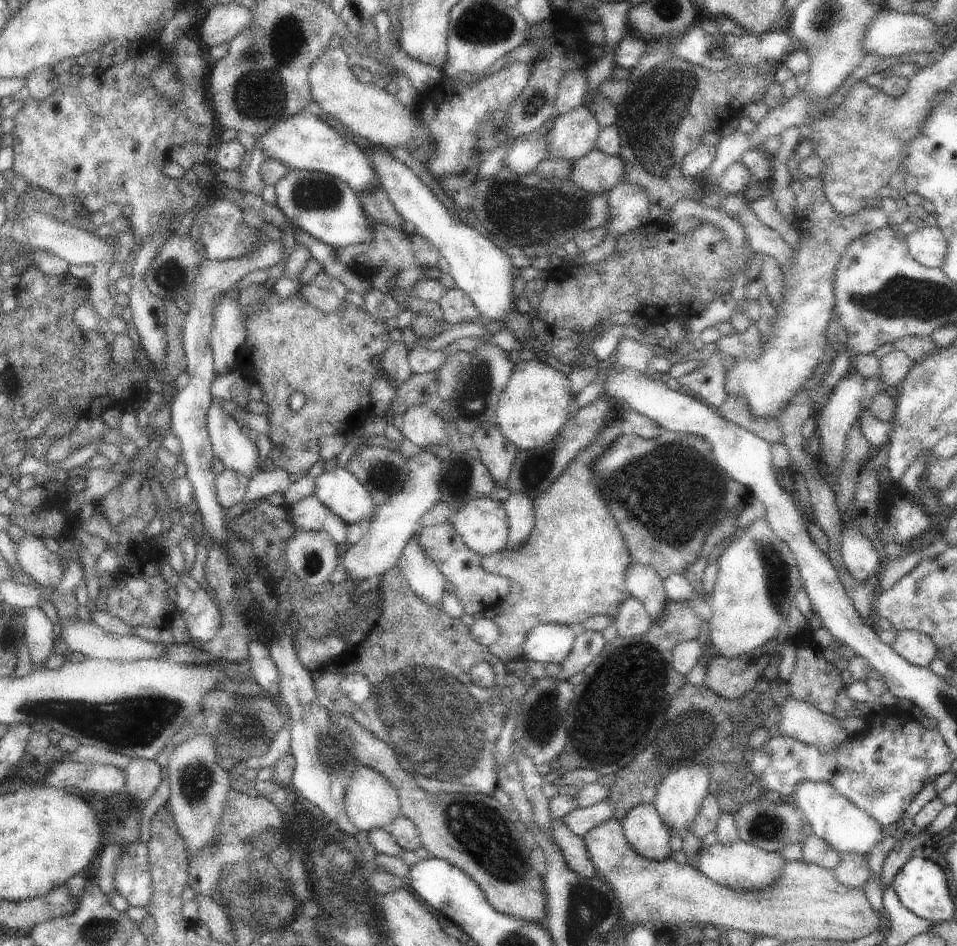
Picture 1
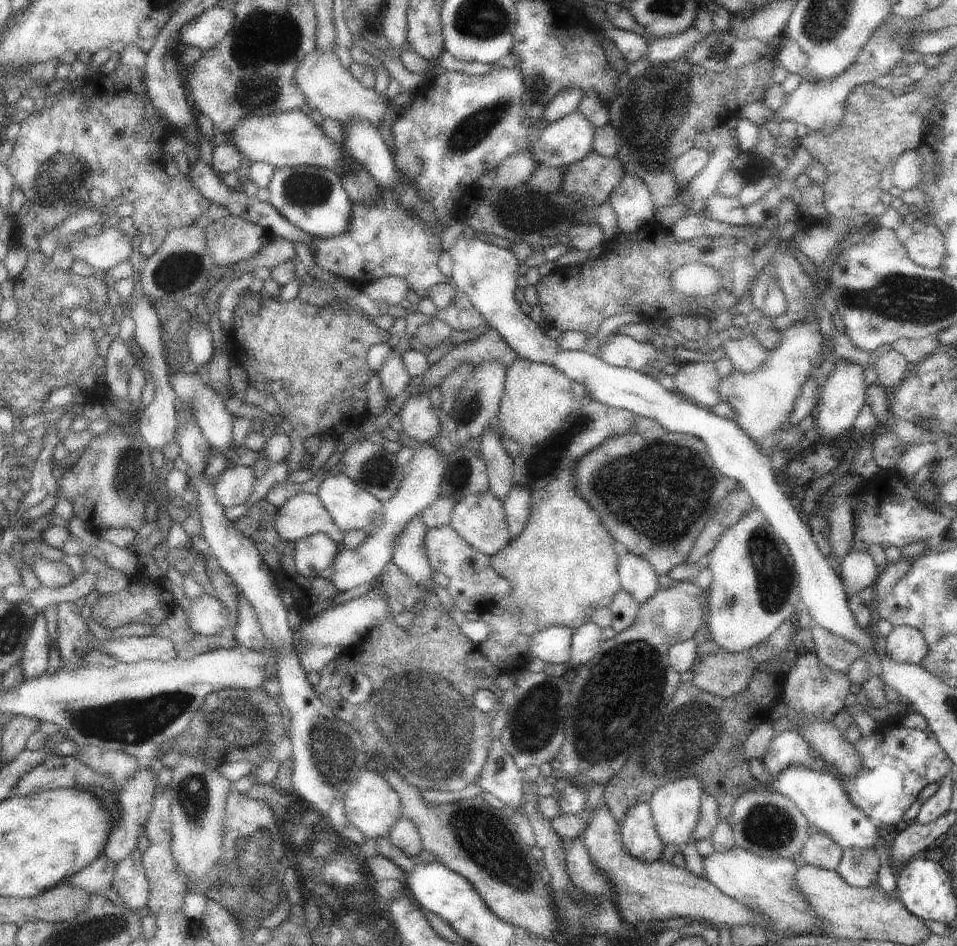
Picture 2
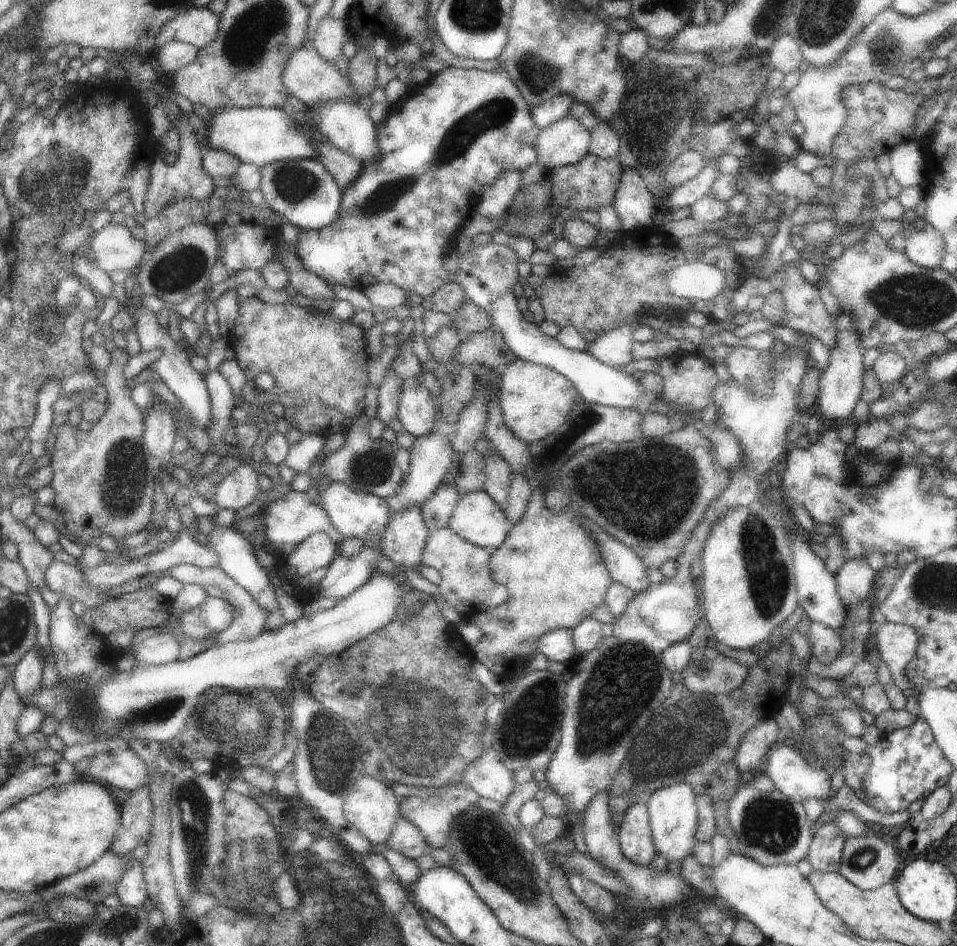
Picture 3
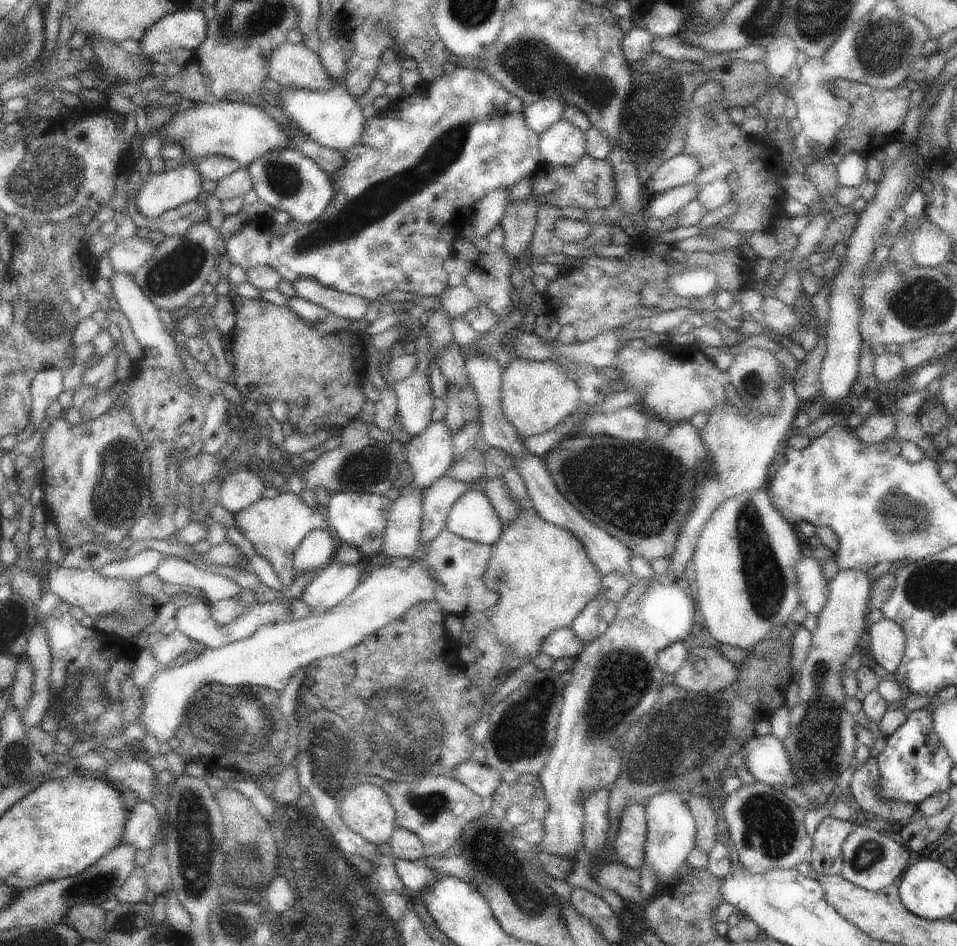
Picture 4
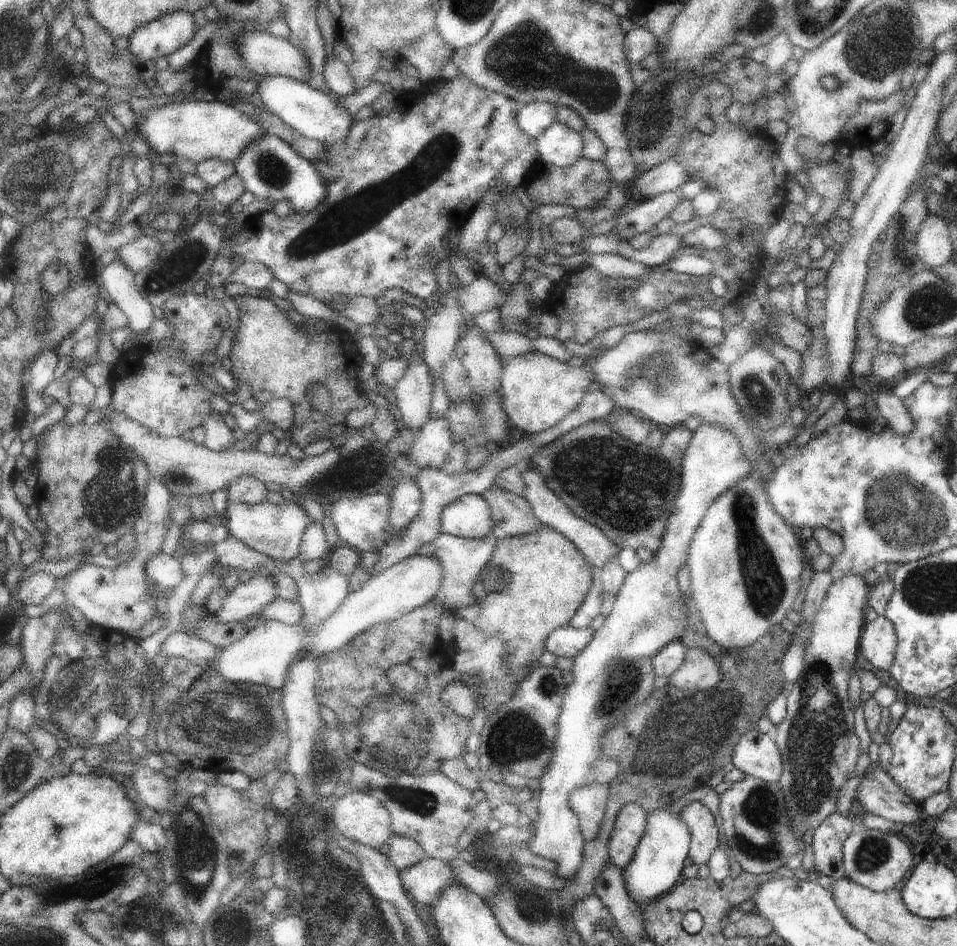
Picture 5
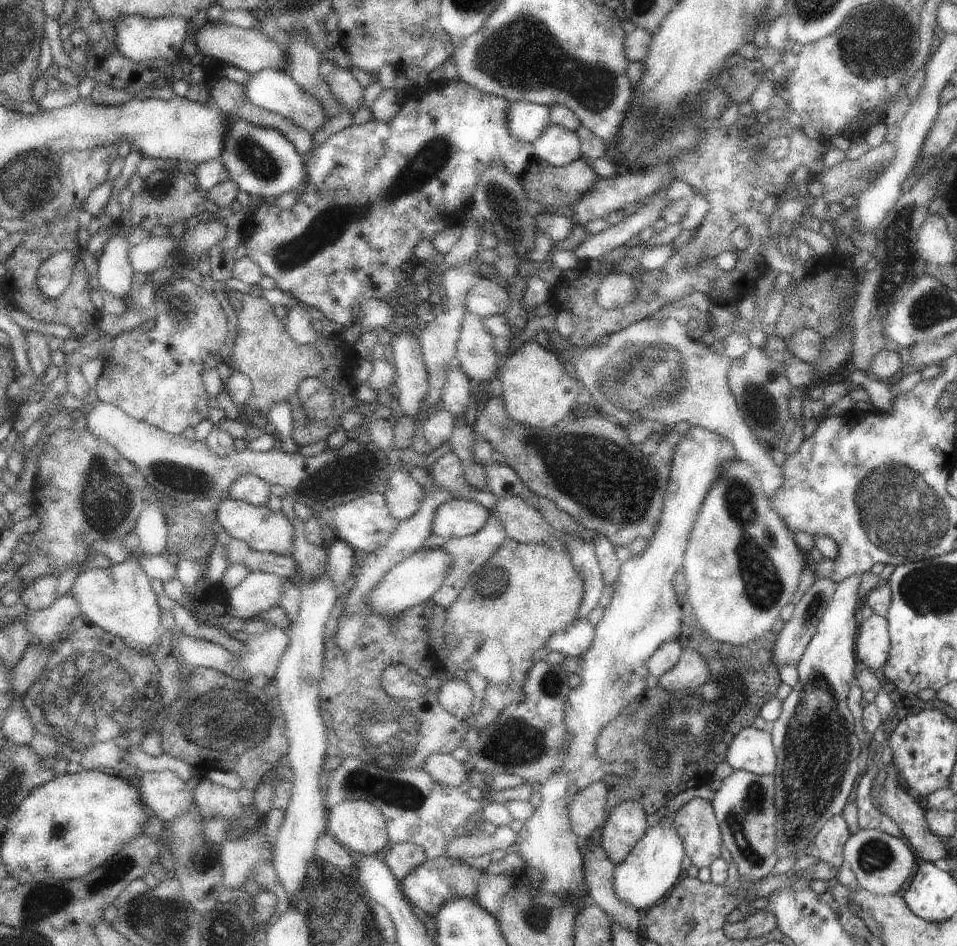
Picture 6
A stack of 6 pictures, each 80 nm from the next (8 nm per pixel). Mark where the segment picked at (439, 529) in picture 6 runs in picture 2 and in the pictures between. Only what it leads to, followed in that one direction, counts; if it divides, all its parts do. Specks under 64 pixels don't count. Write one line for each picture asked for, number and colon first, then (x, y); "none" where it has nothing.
2: (480, 519)
3: (478, 518)
4: (473, 516)
5: (470, 516)

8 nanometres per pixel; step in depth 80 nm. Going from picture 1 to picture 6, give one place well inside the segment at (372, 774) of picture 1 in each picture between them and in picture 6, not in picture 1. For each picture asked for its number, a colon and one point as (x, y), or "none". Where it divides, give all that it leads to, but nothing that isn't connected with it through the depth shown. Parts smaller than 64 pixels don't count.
2: (373, 806)
3: (372, 808)
4: (365, 809)
5: (361, 817)
6: (358, 825)

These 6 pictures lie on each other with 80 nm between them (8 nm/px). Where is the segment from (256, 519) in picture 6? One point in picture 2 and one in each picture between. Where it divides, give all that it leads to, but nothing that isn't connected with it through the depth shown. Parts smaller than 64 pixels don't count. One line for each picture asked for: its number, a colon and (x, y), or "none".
2: (304, 514)
3: (287, 521)
4: (276, 527)
5: (277, 531)

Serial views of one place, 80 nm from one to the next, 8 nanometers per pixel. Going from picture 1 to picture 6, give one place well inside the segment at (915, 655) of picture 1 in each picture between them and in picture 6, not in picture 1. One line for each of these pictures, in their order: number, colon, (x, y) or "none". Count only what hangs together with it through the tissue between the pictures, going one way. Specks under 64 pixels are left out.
2: (906, 644)
3: (897, 644)
4: (887, 640)
5: (878, 641)
6: (872, 644)

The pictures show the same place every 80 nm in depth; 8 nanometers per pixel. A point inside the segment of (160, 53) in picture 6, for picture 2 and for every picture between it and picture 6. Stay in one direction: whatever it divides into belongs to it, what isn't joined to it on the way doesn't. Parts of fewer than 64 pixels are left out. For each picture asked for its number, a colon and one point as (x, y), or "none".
2: (210, 27)
3: (198, 26)
4: (185, 28)
5: (161, 37)

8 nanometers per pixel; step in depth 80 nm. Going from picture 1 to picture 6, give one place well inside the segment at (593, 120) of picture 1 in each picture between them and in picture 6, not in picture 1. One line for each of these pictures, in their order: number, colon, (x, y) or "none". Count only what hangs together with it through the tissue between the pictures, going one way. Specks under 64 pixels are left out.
2: (563, 142)
3: (565, 142)
4: (564, 144)
5: (559, 145)
6: (557, 146)

